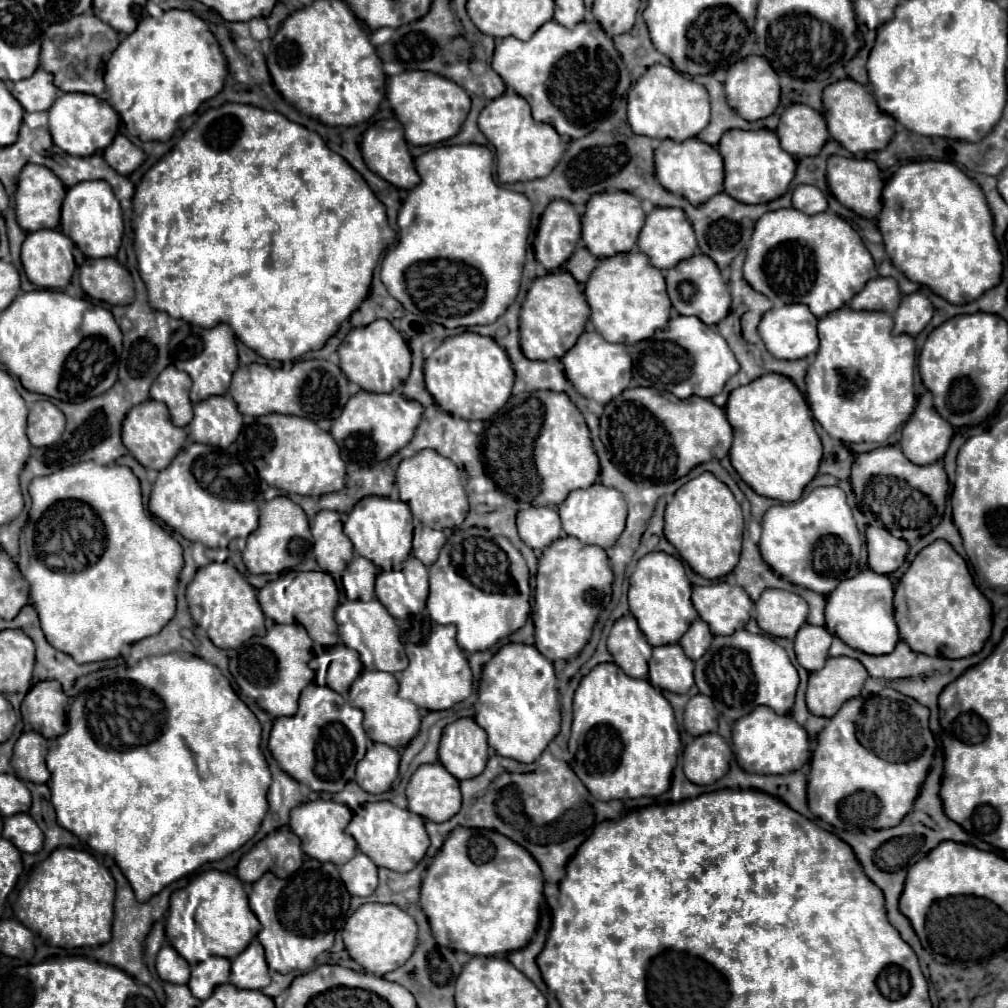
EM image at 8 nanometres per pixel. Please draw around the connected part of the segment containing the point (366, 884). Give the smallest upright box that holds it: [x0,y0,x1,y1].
[339,852,377,896]

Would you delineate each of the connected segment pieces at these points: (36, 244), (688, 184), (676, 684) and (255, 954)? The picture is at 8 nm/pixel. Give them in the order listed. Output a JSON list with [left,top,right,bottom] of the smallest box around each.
[[21,230,75,290],[655,138,723,206],[649,644,693,692],[229,940,269,990]]

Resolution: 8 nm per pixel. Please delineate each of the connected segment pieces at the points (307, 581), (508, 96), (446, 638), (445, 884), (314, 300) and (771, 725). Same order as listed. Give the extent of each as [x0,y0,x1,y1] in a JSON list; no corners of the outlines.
[[257,571,339,646],[479,92,565,184],[399,614,473,710],[421,826,543,956],[133,104,395,362],[731,706,811,774]]

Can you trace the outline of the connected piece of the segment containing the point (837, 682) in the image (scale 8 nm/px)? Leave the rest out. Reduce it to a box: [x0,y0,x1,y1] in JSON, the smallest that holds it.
[807,658,867,718]

